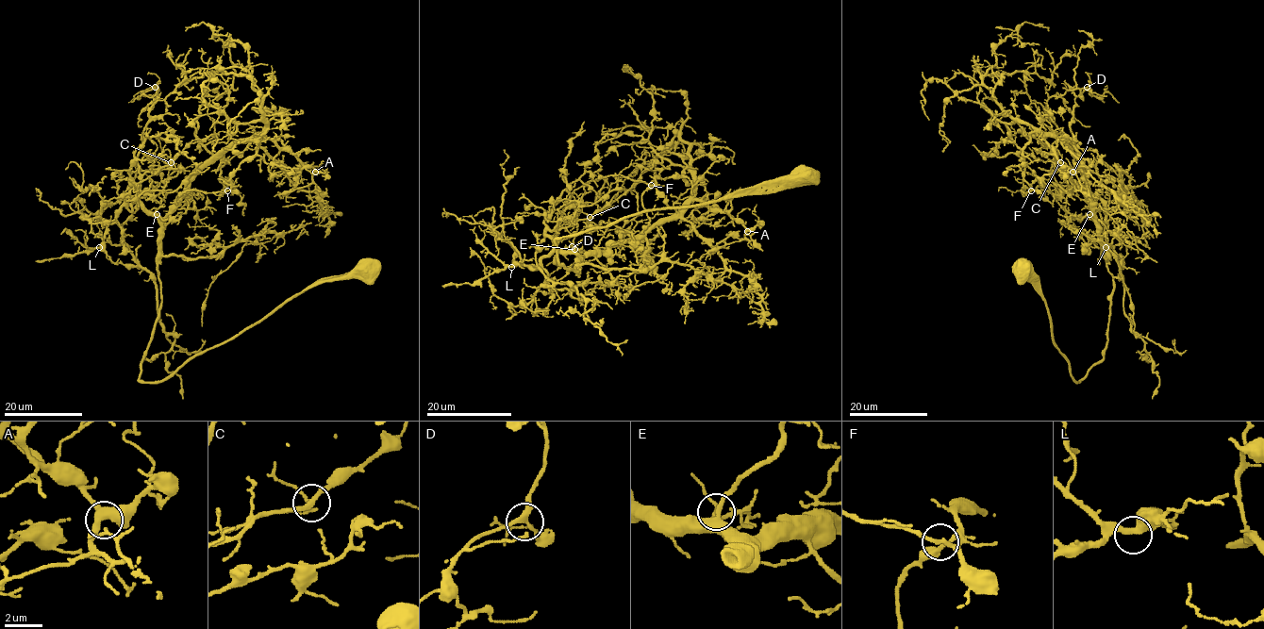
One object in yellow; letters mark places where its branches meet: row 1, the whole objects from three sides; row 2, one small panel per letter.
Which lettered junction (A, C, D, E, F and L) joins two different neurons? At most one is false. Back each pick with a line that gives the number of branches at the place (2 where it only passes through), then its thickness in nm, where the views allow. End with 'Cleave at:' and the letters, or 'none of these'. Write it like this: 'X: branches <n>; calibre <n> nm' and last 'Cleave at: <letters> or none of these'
Cleave at: none of these

